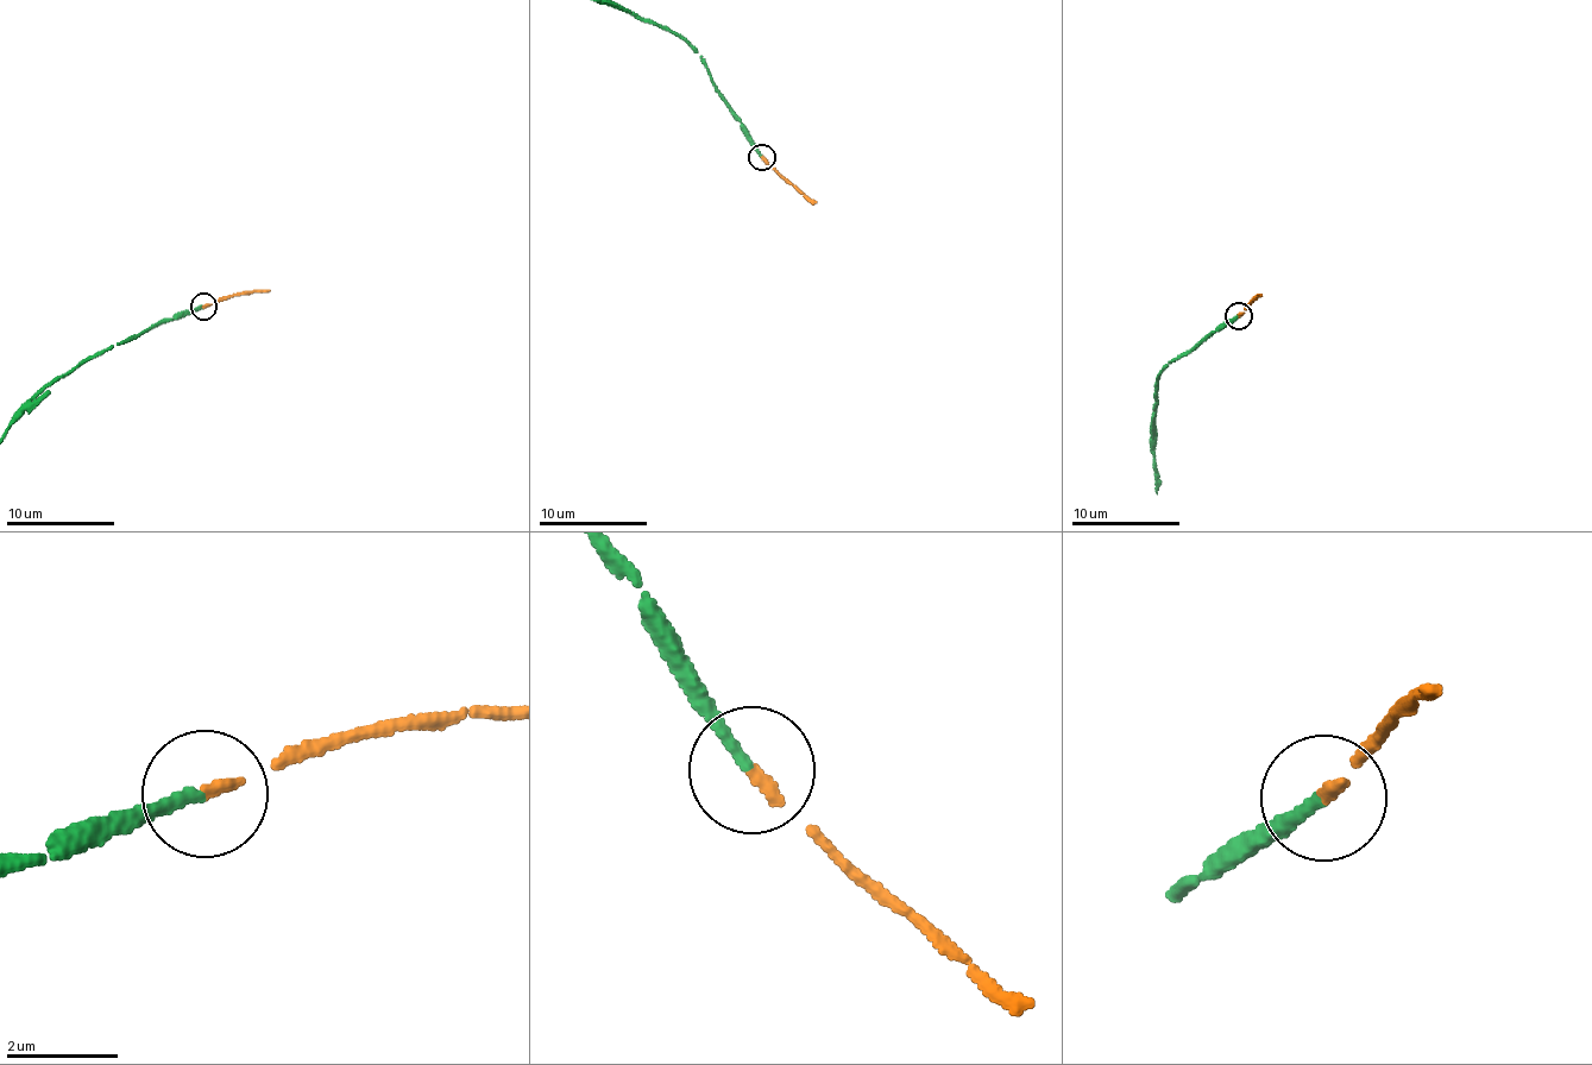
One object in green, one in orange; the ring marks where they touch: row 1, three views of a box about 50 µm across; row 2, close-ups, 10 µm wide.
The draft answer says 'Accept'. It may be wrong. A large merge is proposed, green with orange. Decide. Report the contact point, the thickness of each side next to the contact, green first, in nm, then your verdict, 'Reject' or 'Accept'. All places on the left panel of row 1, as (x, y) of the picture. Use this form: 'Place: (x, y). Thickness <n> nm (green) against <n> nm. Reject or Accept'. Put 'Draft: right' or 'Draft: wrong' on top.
Draft: right
Place: (203, 307). Thickness 200 nm (green) against 180 nm. Accept

